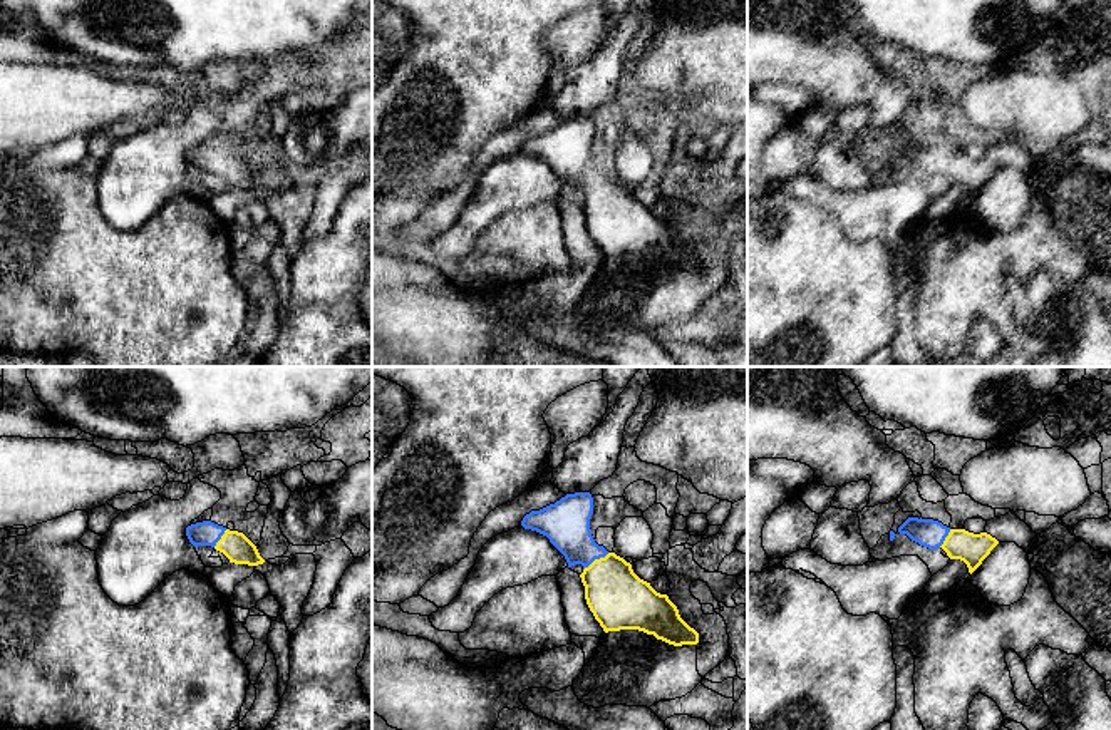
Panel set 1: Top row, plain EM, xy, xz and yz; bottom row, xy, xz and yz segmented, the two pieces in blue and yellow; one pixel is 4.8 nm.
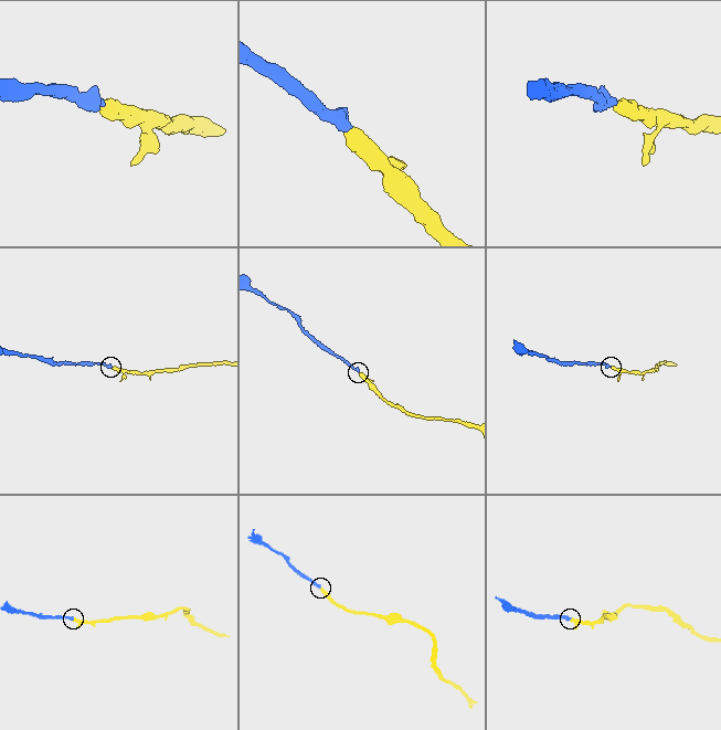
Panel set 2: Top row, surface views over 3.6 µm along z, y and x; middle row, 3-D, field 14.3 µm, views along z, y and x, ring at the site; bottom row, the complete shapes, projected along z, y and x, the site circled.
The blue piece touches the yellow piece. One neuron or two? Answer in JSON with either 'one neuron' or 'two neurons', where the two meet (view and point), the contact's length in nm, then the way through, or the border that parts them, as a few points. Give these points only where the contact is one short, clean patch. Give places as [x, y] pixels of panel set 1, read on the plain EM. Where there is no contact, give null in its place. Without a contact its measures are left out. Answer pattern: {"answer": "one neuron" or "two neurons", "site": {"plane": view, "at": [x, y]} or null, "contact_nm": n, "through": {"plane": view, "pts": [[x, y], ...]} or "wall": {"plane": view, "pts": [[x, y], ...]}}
{"answer": "one neuron", "site": {"plane": "xz", "at": [595, 183]}, "contact_nm": 150, "through": {"plane": "xz", "pts": [[567, 148], [568, 156], [595, 183], [619, 225]]}}

